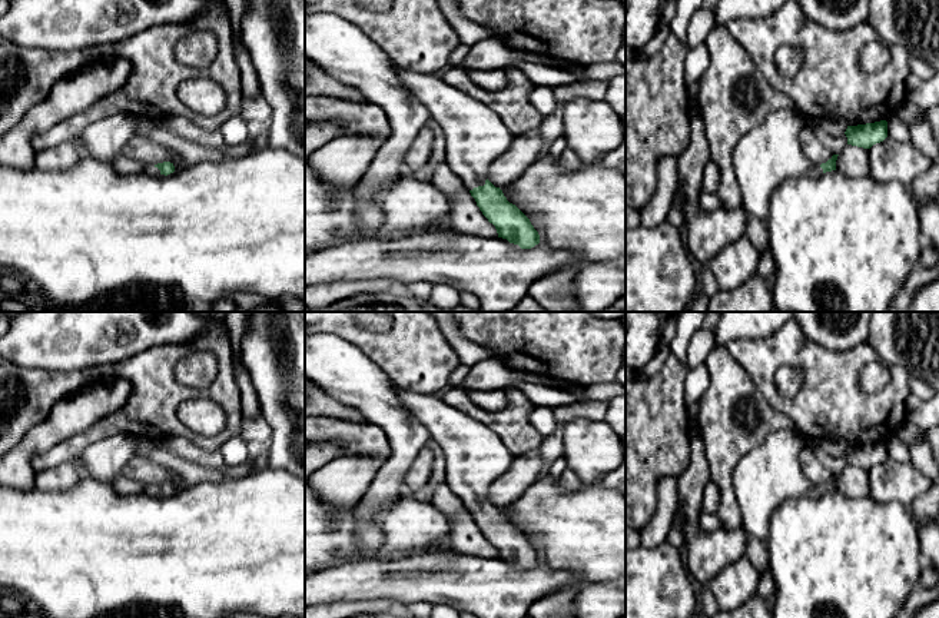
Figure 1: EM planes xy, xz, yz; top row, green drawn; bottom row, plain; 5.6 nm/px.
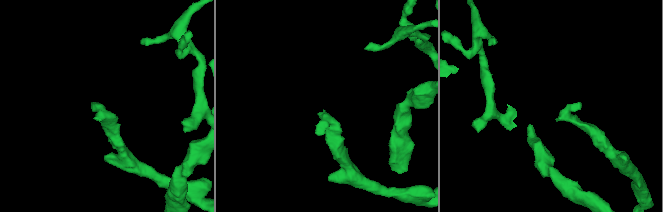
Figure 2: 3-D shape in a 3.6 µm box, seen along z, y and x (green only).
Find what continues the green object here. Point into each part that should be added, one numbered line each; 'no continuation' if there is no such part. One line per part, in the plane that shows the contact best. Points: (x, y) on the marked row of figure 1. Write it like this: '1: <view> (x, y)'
1: xz (475, 136)

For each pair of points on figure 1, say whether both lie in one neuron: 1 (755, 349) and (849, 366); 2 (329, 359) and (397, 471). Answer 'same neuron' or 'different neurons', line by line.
1: same neuron
2: same neuron

